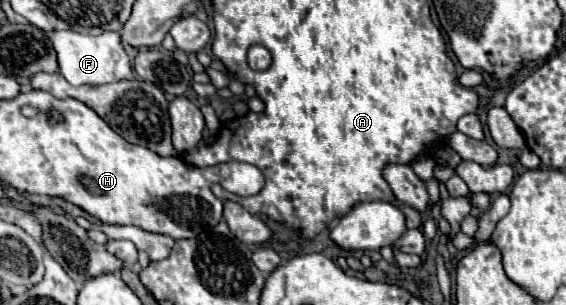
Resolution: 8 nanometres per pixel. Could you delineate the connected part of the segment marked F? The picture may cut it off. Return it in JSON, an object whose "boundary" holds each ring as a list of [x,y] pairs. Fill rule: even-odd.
{"boundary":[[[52,31],[50,41],[58,55],[58,65],[62,77],[70,85],[104,85],[120,79],[132,79],[130,59],[122,47],[120,33],[100,33],[100,35],[82,35],[76,31]]]}

